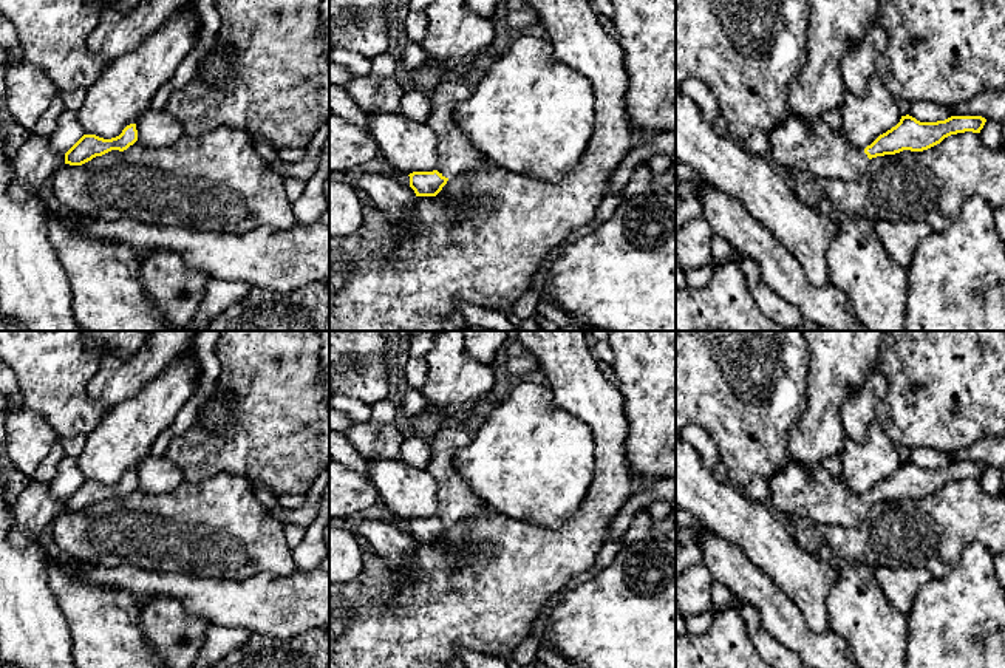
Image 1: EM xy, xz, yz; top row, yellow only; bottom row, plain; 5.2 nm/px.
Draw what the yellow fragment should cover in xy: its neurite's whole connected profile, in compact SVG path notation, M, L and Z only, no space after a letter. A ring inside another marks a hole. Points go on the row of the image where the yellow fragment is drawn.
M136 124L127 125L122 133L111 139L96 135L83 135L66 153L65 164L82 165L96 156L102 156L111 150L124 152L138 141Z

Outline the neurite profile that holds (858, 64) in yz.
M872 25L866 36L843 57L843 80L846 93L863 96L875 63L887 46L887 32L880 25Z

